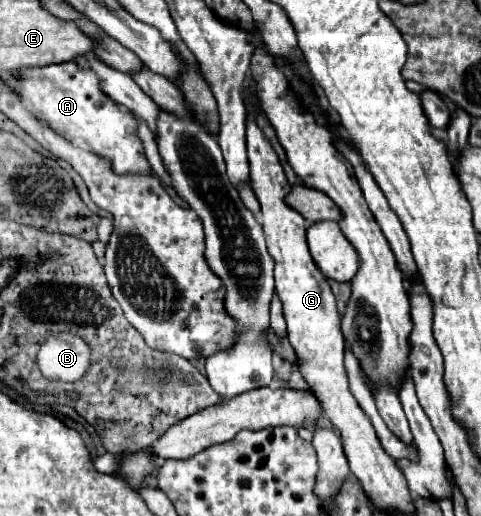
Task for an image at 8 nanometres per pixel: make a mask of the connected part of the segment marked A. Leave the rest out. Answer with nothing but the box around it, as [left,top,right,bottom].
[16,61,152,175]

